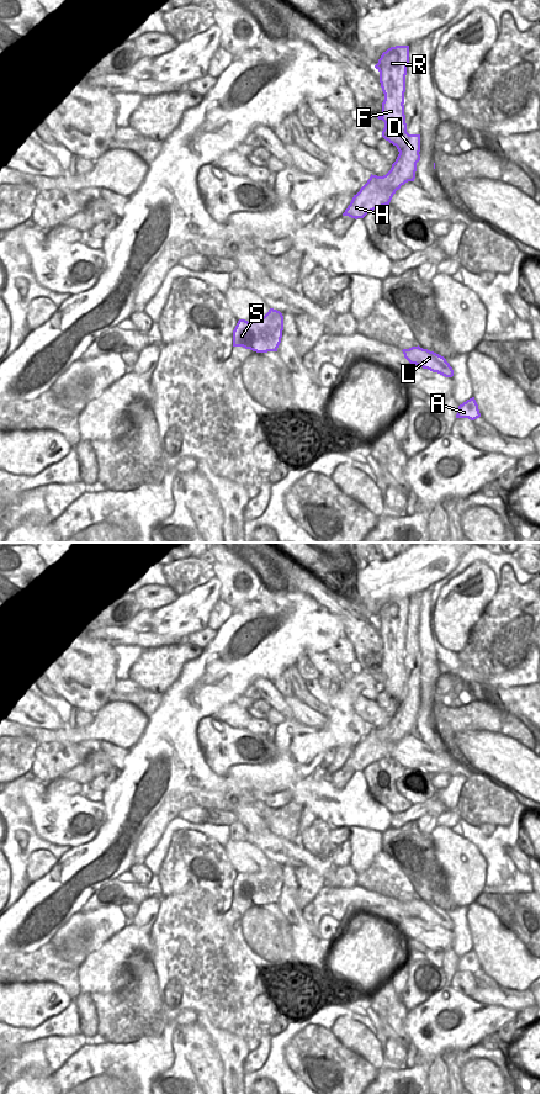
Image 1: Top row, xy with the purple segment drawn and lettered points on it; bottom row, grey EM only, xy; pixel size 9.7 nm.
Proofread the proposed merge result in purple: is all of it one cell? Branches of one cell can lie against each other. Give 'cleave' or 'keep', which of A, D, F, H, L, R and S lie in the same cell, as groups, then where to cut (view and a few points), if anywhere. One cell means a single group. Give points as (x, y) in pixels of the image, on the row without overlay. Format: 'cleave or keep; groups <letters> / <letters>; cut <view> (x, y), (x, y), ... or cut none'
cleave; groups A D H L S / F R; cut xy (402, 656), (398, 670), (393, 675), (385, 675)

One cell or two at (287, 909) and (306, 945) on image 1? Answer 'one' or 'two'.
one

